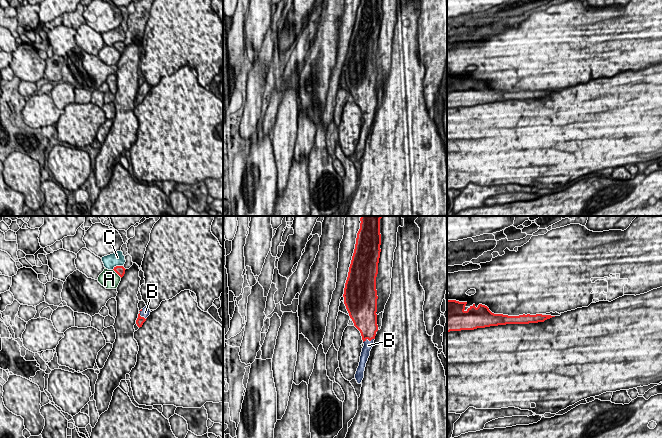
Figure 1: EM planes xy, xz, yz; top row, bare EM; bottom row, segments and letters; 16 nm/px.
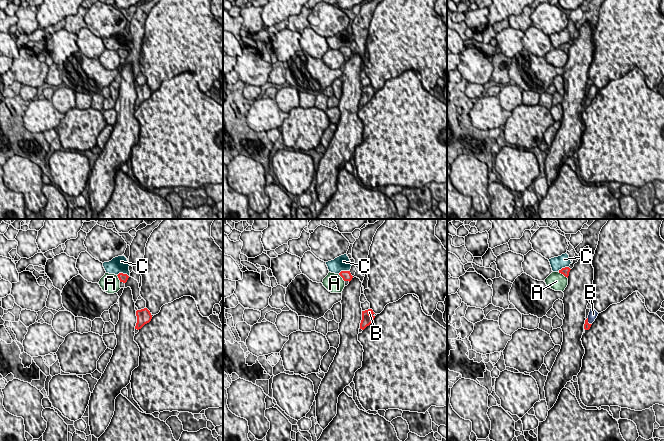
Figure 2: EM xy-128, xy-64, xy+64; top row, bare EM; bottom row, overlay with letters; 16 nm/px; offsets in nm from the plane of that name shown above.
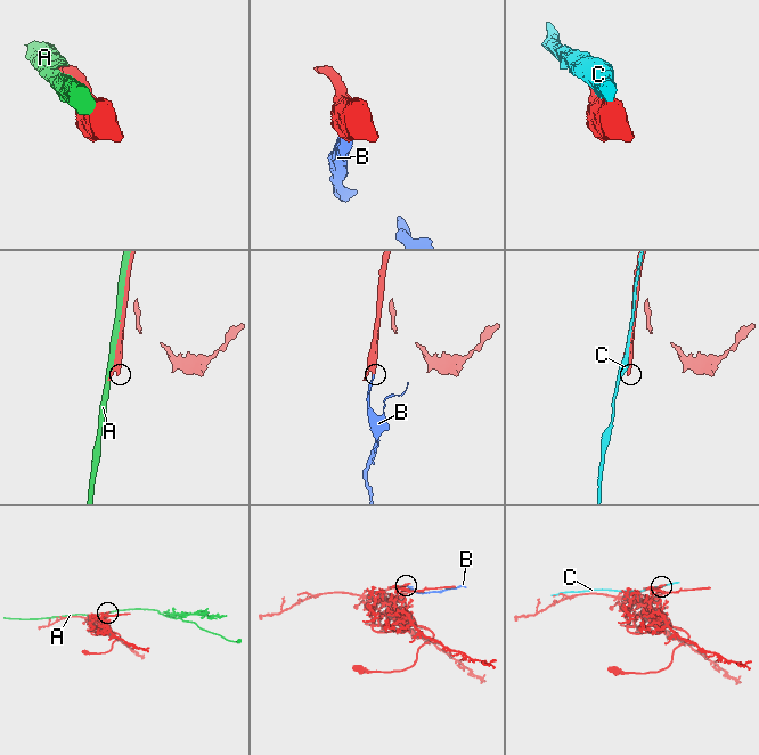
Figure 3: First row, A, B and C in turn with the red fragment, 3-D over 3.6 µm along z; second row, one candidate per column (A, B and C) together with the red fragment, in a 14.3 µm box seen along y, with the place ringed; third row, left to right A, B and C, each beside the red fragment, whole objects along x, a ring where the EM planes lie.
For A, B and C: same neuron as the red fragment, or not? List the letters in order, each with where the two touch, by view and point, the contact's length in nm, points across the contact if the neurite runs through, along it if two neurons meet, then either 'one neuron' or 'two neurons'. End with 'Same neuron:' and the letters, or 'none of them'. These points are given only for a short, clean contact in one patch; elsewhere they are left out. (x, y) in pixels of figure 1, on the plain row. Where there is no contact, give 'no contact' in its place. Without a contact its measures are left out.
A: xy (117, 49) | 200 nm | two neurons
B: xy (139, 91) | 190 nm | across xy (140, 96), (139, 91), (145, 88) | one neuron
C: xy (117, 42) | 190 nm | two neurons
Same neuron: B

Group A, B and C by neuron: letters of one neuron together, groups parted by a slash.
A / B / C

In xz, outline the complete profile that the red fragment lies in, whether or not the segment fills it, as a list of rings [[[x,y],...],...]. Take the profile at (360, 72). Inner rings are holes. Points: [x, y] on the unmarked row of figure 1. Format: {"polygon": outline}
{"polygon": [[[360,0],[344,64],[344,80],[354,102],[360,107],[363,124],[355,155],[361,160],[373,123],[377,101],[376,53],[380,34],[380,0]]]}

